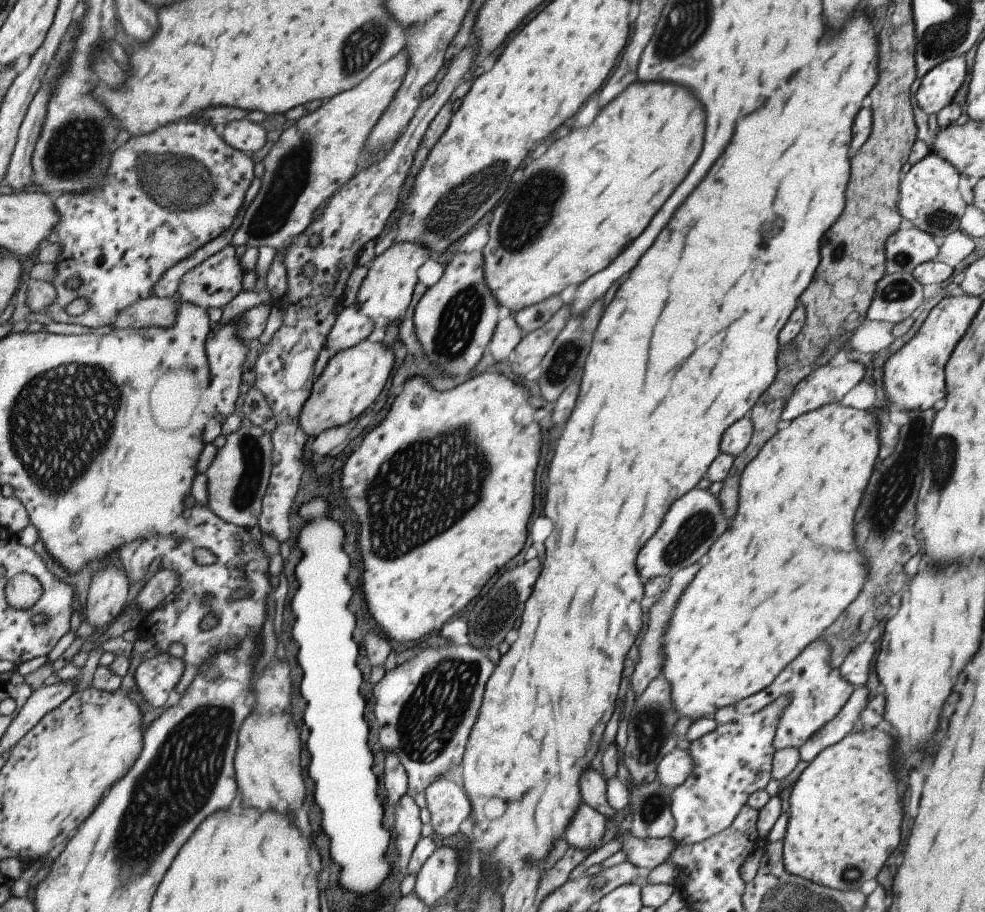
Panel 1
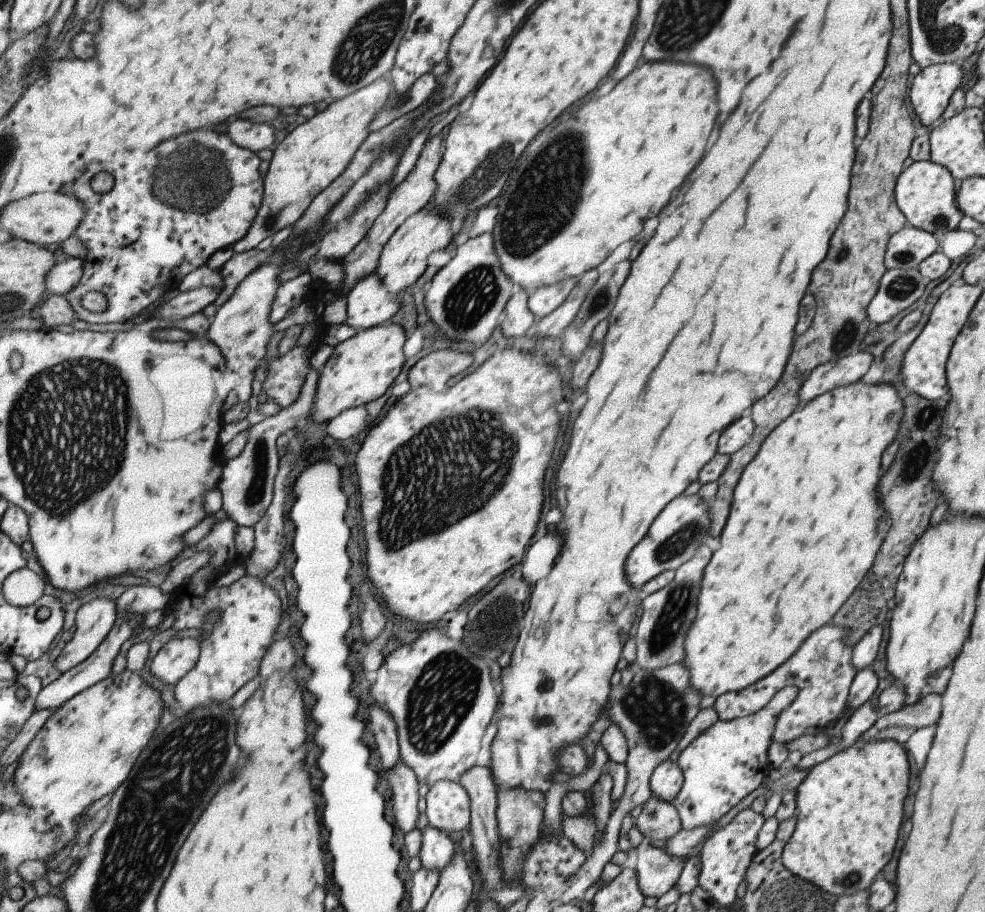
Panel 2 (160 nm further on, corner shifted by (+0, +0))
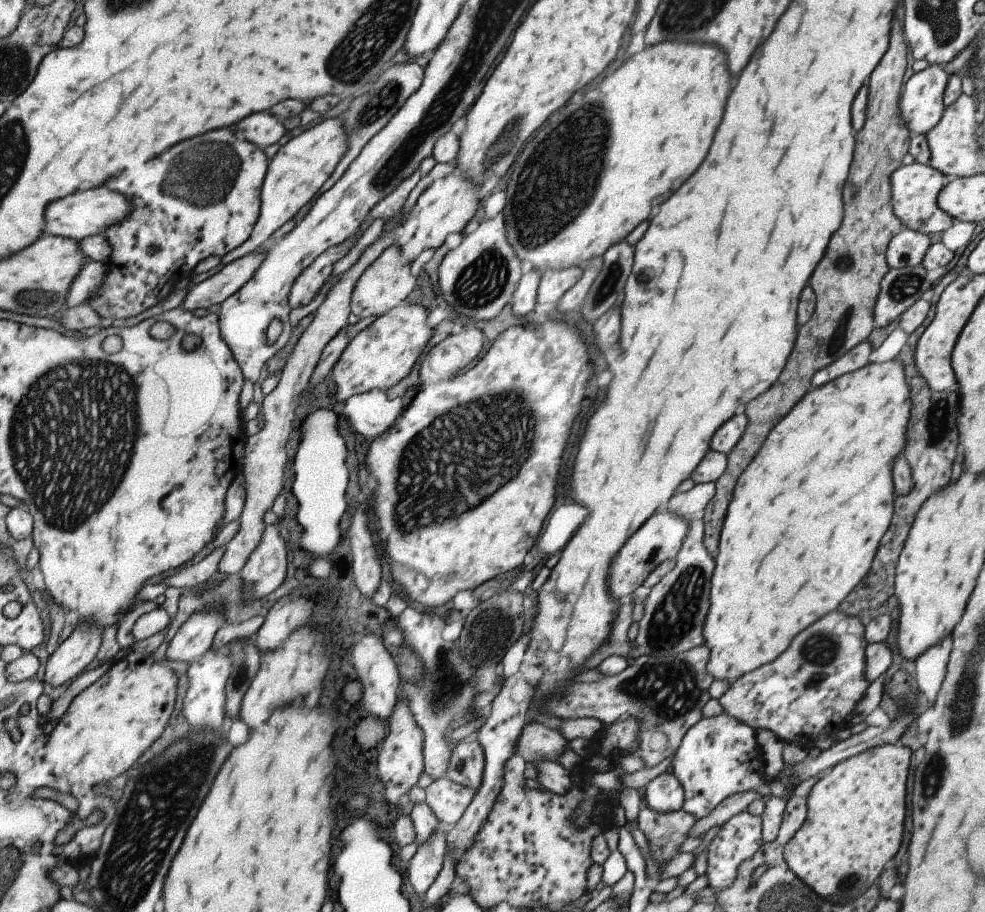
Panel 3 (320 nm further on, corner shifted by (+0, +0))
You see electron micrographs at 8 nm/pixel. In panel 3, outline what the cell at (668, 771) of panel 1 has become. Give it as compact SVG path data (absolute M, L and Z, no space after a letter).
M661 773L645 785L646 806L658 813L679 811L684 792L672 774Z

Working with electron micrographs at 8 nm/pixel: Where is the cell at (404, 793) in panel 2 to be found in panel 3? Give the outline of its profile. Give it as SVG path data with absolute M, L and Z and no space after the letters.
M399 697L386 720L386 735L378 746L377 774L383 784L383 794L389 802L398 803L399 796L406 794L407 790L416 784L419 774L424 770L422 761L422 746L424 734L417 726L413 713L410 711L408 700Z

